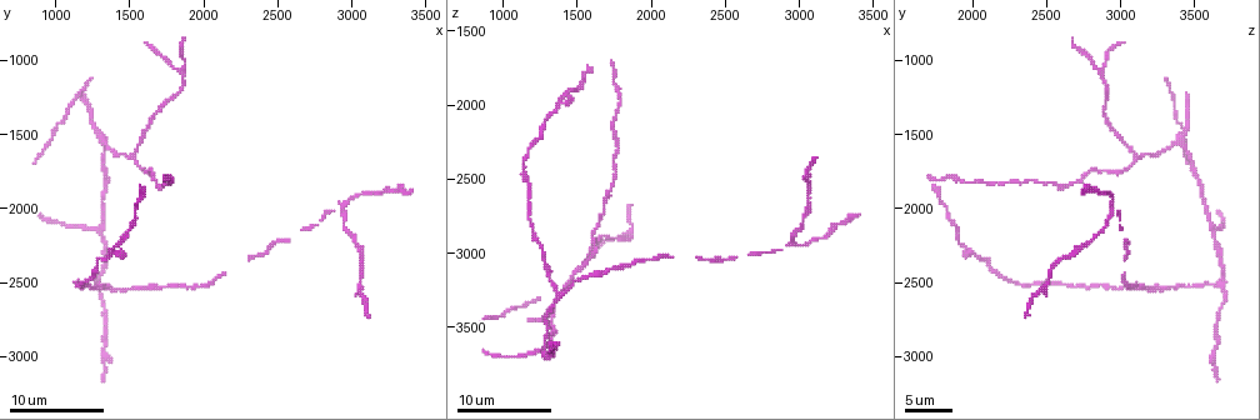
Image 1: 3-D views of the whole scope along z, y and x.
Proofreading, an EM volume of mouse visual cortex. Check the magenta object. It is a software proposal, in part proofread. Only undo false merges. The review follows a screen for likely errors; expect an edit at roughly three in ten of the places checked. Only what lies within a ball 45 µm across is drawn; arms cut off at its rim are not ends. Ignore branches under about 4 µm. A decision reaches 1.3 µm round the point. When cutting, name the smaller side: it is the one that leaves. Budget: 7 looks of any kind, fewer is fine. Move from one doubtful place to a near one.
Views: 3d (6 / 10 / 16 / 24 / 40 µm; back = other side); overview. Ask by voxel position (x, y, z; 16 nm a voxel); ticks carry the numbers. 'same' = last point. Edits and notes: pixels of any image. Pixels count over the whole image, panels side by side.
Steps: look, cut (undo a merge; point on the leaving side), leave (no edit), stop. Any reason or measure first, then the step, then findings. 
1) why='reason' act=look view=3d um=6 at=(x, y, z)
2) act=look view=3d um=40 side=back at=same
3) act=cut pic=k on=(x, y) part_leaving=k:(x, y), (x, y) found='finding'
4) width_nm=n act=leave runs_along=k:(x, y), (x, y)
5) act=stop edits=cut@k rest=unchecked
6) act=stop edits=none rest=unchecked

act=look view=3d um=16 at=(2960, 1980, 2940)

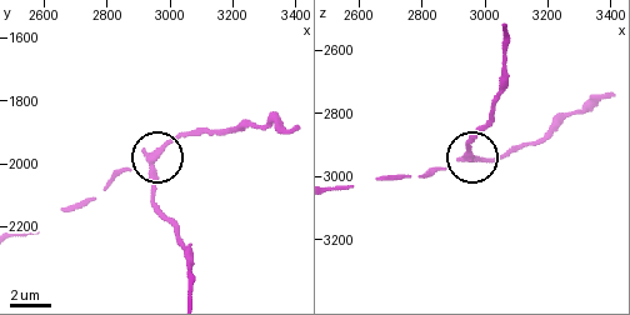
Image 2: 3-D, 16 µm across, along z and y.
act=cut pic=2 on=(154, 188) part_leaving=2:(463, 160), (493, 104), (503, 69), (503, 29) found='two neurons meet here'

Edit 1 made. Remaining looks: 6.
why='see it whole again' act=look view=overview

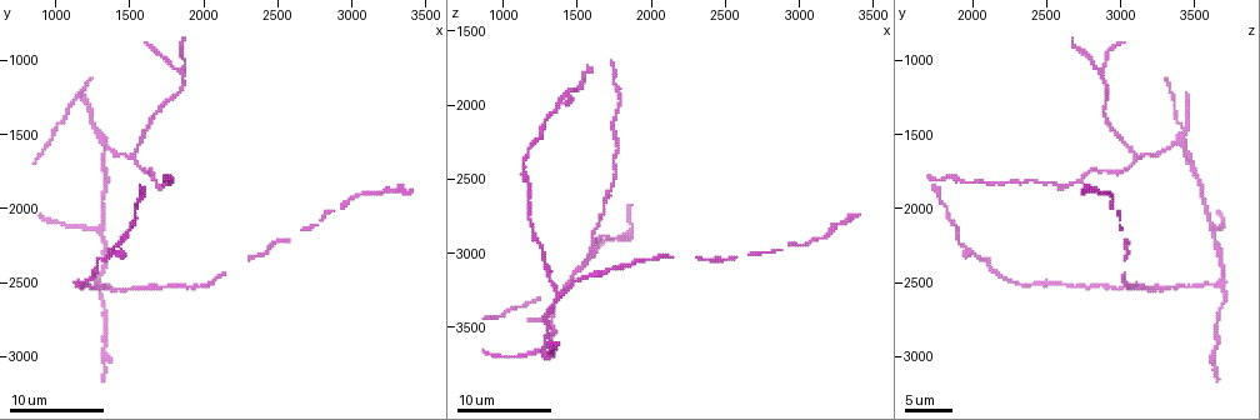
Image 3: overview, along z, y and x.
why='arms part here' act=look view=3d um=10 at=(1520, 1660, 3100)

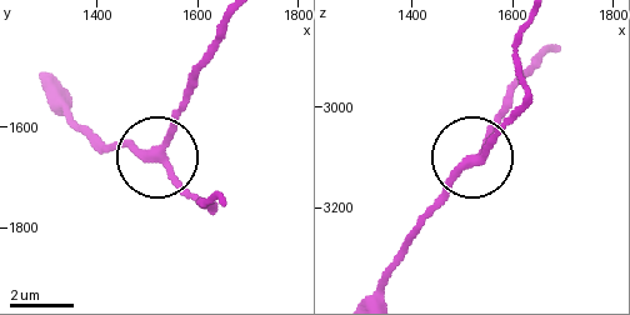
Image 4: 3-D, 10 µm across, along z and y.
arms=3 act=leave found='all the same neuron'

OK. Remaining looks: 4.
why='a fork' act=look view=3d um=10 at=(1340, 1560, 3380)

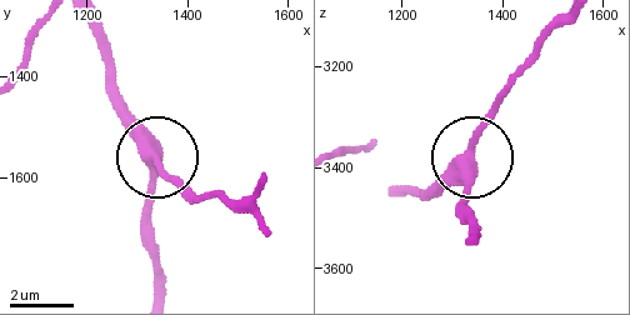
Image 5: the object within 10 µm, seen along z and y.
act=look view=3d um=10 side=back at=(1330, 1555, 3375)

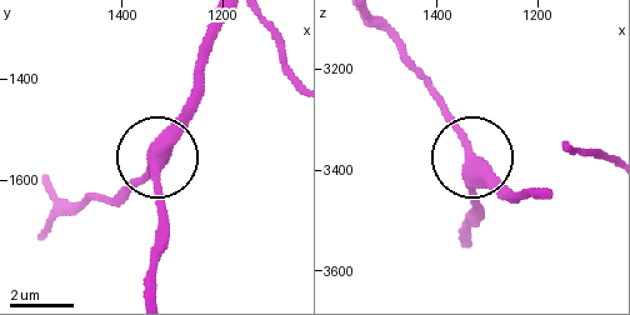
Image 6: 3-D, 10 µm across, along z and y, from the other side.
act=leave found='continuous, no second neuron'

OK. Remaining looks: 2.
why='two arms in line, one across' act=look view=3d um=10 at=(1380, 2560, 3280)

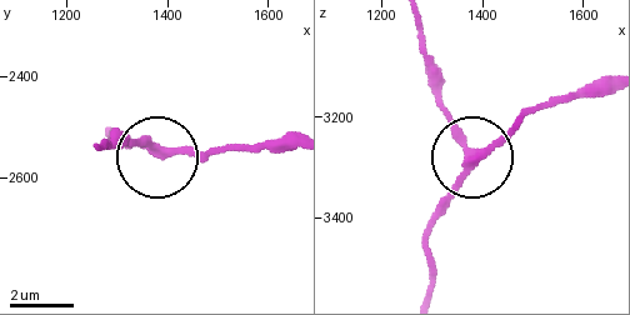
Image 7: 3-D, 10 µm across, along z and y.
why='other side' act=look view=3d um=10 side=back at=(1380, 2545, 3280)

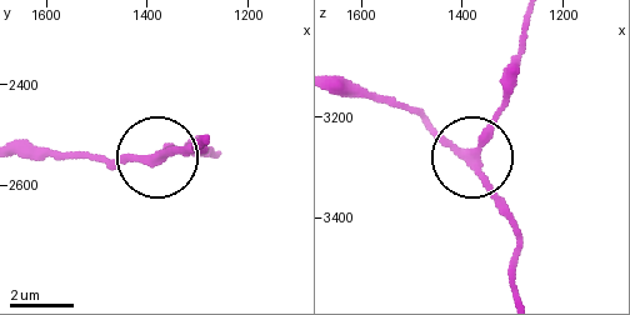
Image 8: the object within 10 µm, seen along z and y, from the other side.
arms=3 act=leave found='all the same neuron'

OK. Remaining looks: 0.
act=stop edits=cut@2 rest=unchecked

